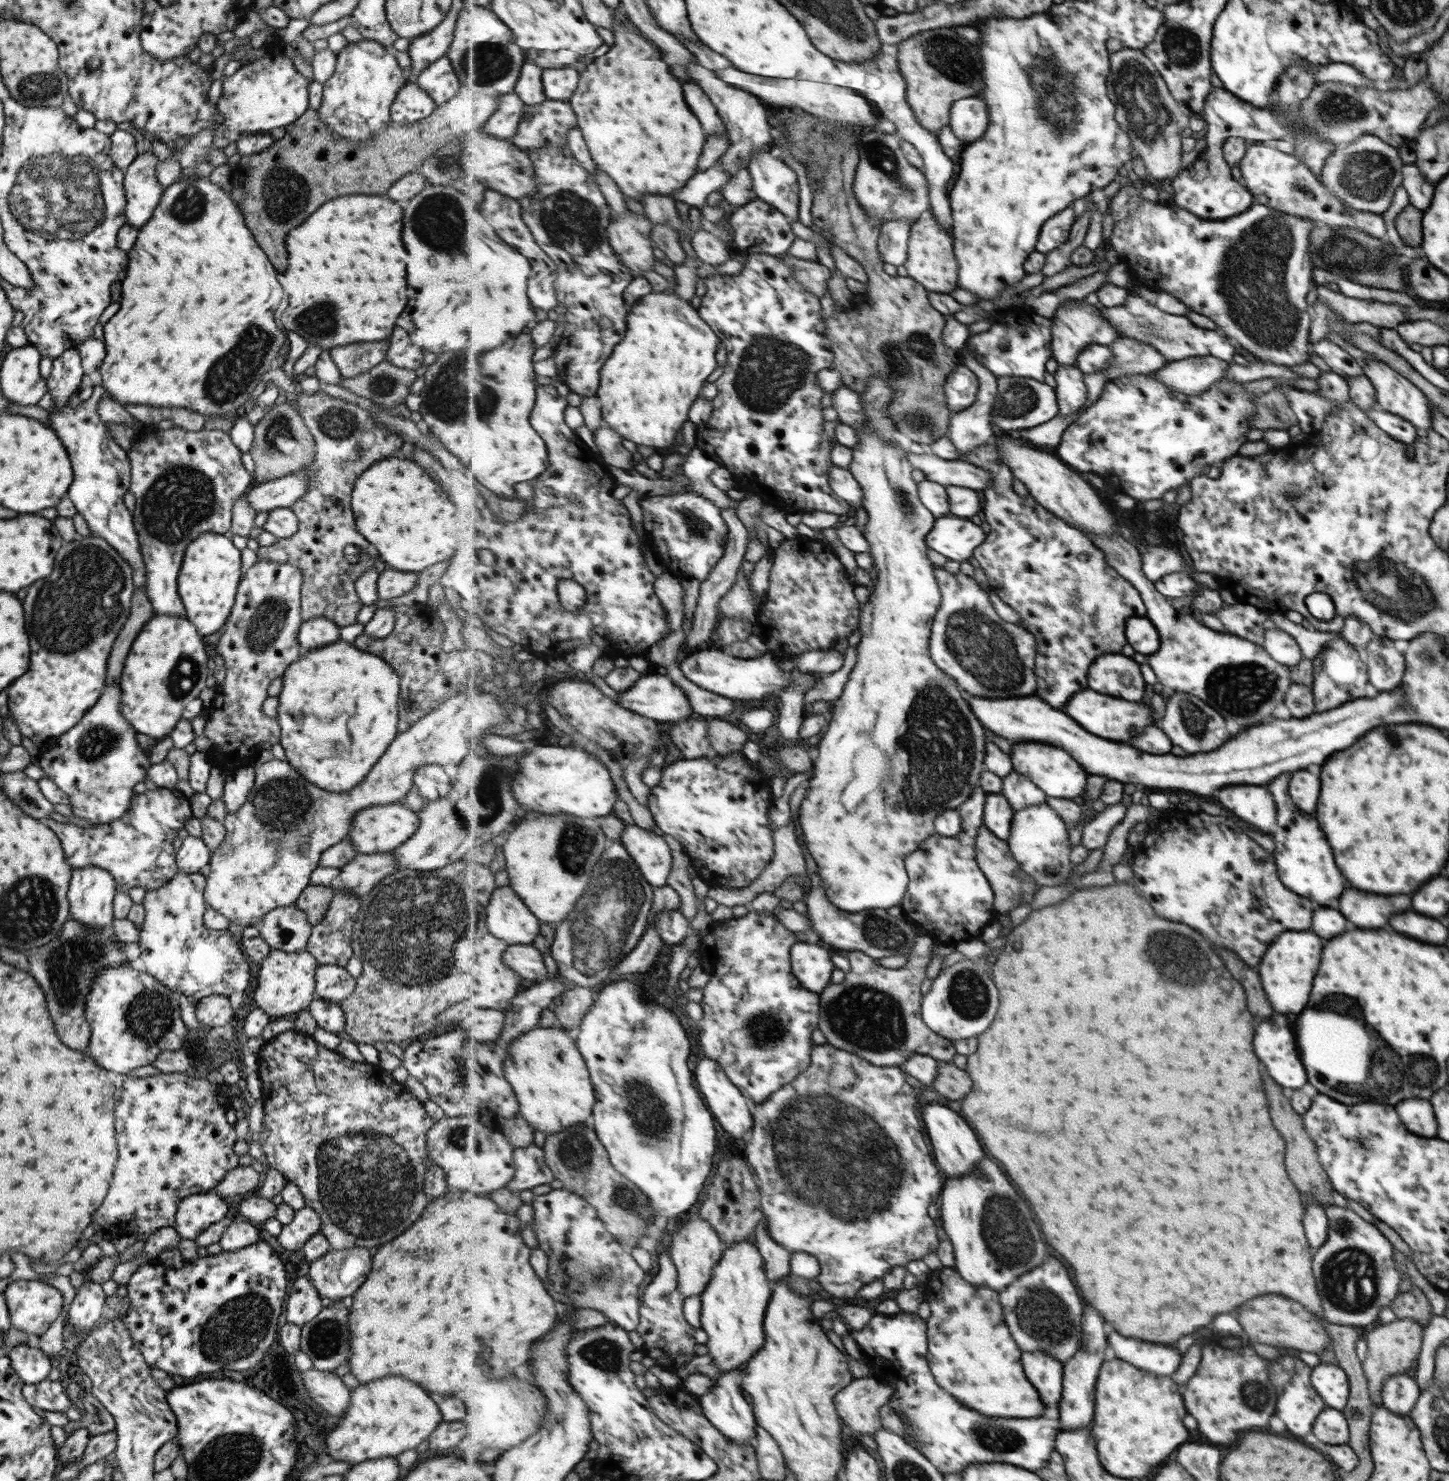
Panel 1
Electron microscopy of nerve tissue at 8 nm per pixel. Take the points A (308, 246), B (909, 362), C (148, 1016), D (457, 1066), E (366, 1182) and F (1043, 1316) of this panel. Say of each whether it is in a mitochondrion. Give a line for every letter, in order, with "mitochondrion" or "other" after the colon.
A: other
B: mitochondrion
C: mitochondrion
D: mitochondrion
E: mitochondrion
F: mitochondrion

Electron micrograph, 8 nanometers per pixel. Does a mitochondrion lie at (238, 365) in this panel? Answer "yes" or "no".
yes

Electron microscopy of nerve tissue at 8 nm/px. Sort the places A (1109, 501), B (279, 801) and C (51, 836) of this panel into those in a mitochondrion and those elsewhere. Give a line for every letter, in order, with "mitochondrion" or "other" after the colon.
A: other
B: mitochondrion
C: other

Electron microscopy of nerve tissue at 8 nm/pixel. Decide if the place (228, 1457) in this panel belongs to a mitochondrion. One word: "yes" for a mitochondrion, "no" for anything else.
yes

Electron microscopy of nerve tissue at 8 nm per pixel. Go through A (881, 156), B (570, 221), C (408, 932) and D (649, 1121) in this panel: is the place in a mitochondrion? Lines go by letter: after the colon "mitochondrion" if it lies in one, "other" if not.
A: mitochondrion
B: mitochondrion
C: mitochondrion
D: mitochondrion

